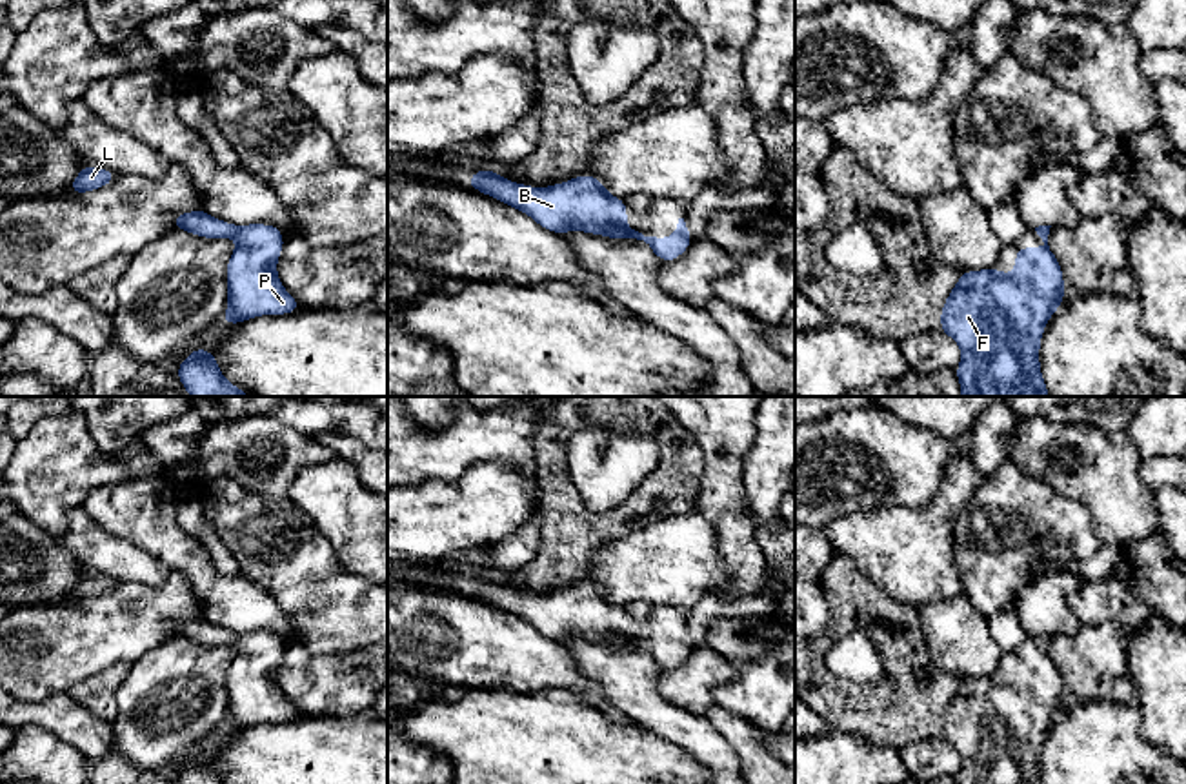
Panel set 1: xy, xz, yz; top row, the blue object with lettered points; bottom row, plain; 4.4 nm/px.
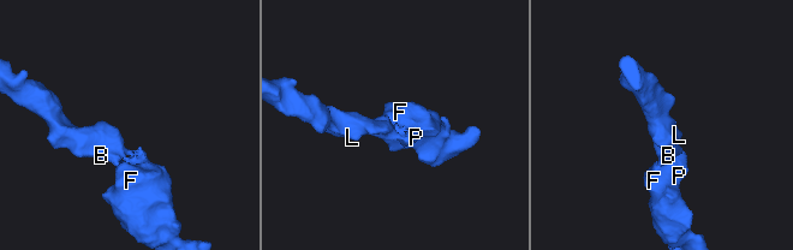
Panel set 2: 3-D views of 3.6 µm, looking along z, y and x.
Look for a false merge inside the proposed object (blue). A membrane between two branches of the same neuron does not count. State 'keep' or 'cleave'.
keep

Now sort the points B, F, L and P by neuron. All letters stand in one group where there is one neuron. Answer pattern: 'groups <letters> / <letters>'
groups B F L P

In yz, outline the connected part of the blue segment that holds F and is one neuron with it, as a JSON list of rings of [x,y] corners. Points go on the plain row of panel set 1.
[[[1035,635],[1044,649],[1042,657],[1017,657],[1013,682],[995,675],[960,680],[940,719],[940,739],[951,744],[962,760],[957,784],[1042,784],[1039,769],[1042,739],[1064,709],[1062,677],[1048,653],[1050,635]]]

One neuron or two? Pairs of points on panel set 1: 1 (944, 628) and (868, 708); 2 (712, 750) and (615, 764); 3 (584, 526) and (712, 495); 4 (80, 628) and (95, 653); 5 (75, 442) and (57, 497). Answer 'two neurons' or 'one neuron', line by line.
1: two neurons
2: two neurons
3: two neurons
4: one neuron
5: one neuron

